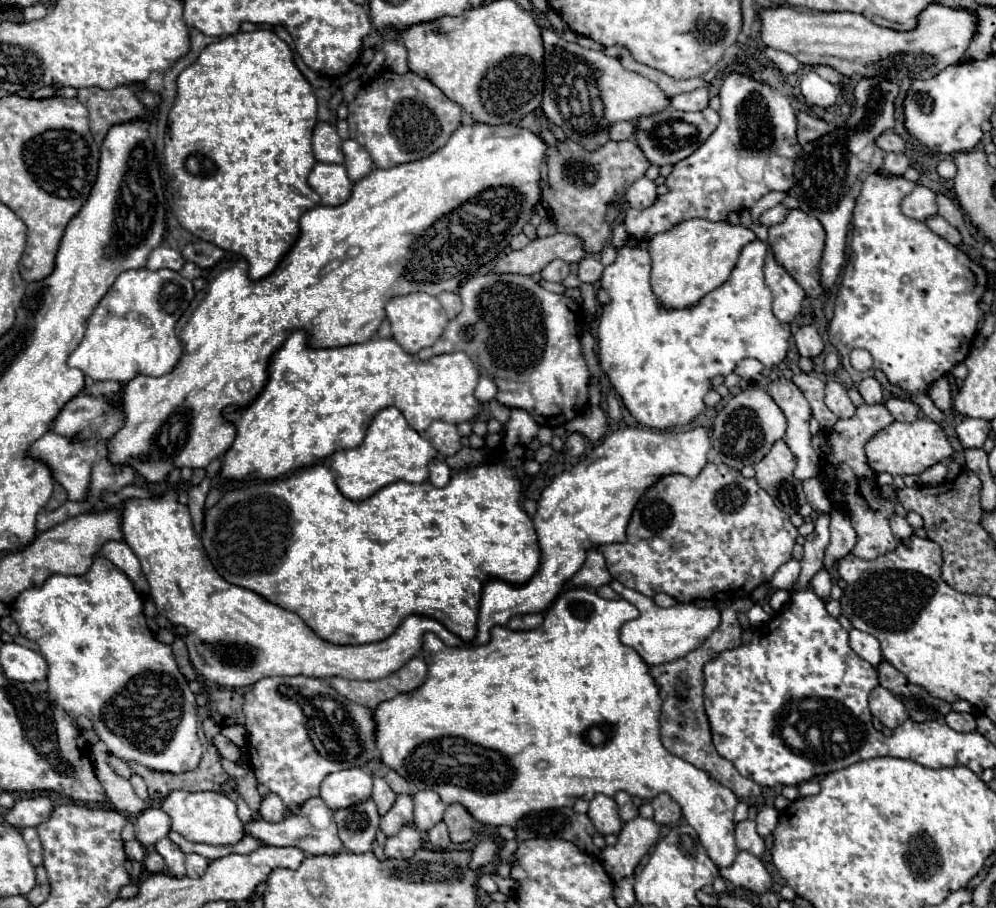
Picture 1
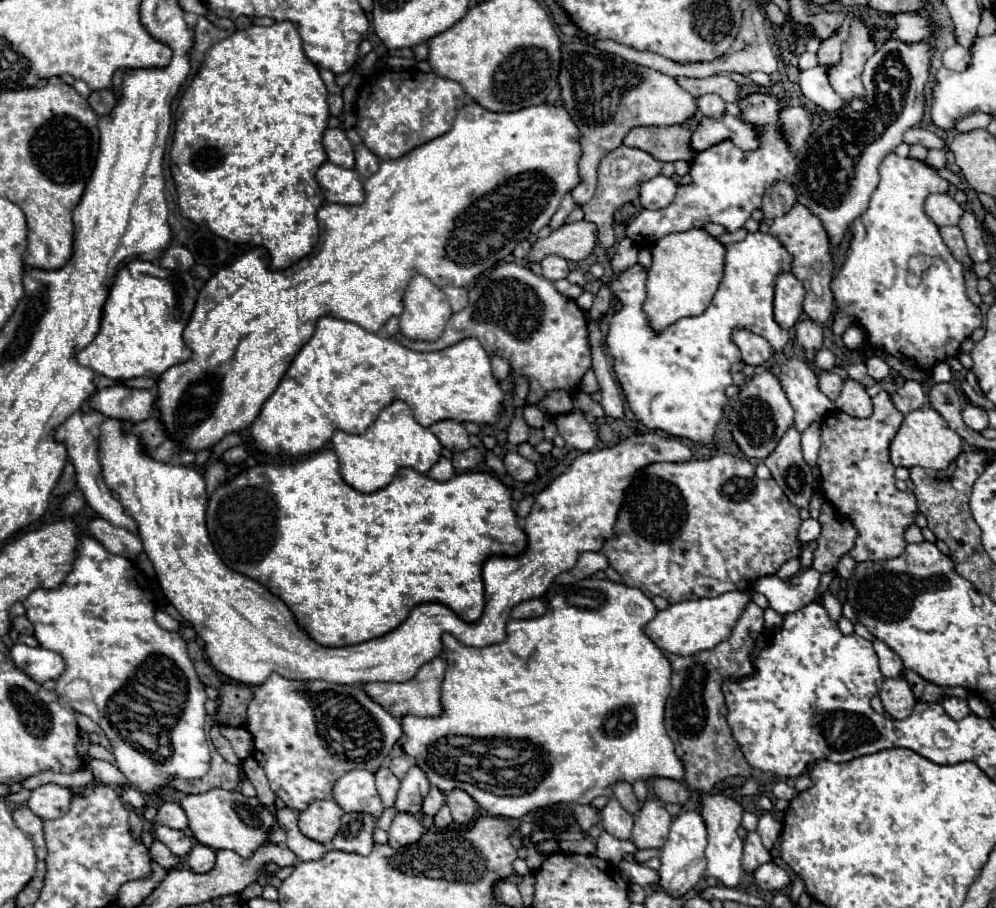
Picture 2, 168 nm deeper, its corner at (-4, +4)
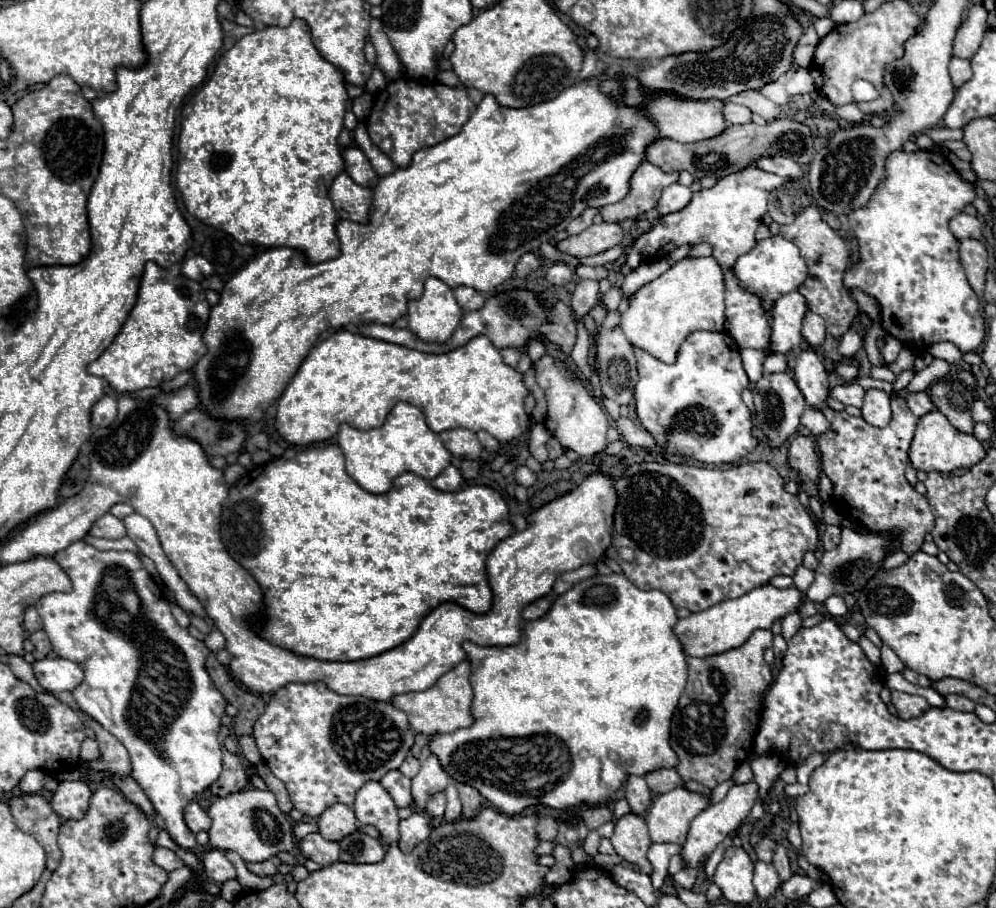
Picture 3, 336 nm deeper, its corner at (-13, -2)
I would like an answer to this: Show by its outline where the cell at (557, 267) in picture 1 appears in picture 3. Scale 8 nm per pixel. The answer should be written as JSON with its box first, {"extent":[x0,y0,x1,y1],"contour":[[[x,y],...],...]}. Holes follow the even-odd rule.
{"extent":[545,263,573,285],"contour":[[[553,263],[547,273],[545,273],[545,279],[551,283],[551,285],[567,285],[571,279],[573,279],[573,271],[563,265],[563,263]]]}

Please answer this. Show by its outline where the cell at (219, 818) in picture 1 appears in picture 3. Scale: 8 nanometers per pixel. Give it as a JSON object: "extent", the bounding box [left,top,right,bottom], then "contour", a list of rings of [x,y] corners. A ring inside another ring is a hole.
{"extent":[209,789,295,861],"contour":[[[243,789],[227,797],[219,797],[209,807],[209,815],[213,819],[213,825],[209,829],[211,845],[221,851],[231,849],[239,853],[243,861],[267,861],[273,855],[281,851],[291,851],[295,847],[291,819],[277,807],[277,799],[269,789]]]}

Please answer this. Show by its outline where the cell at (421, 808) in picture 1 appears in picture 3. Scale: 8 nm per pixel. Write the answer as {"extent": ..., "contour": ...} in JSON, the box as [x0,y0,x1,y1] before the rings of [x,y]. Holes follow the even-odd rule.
{"extent":[425,793,445,817],"contour":[[[435,793],[435,795],[429,799],[425,811],[427,811],[431,817],[443,817],[443,811],[445,811],[445,795],[443,795],[443,793]]]}

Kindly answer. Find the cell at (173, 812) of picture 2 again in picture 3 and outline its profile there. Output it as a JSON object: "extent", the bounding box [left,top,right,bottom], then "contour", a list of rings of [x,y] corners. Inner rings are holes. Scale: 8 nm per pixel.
{"extent":[185,803,211,833],"contour":[[[189,803],[185,809],[185,823],[193,833],[199,831],[209,831],[211,827],[211,817],[207,815],[207,811],[199,805],[199,803]]]}

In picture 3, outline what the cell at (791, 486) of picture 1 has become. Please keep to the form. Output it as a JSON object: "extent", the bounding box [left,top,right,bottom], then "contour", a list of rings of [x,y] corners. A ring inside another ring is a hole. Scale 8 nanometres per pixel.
{"extent":[789,435,819,495],"contour":[[[797,435],[789,447],[789,465],[799,469],[803,489],[807,495],[817,495],[817,477],[819,477],[819,453],[815,441],[807,435]]]}

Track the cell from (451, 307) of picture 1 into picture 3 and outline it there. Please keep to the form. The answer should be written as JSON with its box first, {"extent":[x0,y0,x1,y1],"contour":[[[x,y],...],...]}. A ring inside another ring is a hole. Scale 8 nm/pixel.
{"extent":[455,285,485,311],"contour":[[[465,285],[455,289],[455,299],[457,299],[457,303],[463,311],[481,309],[483,303],[485,303],[485,297],[477,289],[471,289],[471,287],[465,287]]]}

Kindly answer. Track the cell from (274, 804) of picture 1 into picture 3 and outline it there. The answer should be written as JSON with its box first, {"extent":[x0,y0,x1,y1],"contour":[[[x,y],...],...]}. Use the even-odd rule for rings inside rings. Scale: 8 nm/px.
{"extent":[299,833,339,867],"contour":[[[311,833],[307,835],[301,843],[299,843],[301,853],[307,859],[313,859],[315,863],[319,863],[321,867],[329,867],[339,859],[339,843],[335,841],[327,841],[323,839],[319,833]]]}

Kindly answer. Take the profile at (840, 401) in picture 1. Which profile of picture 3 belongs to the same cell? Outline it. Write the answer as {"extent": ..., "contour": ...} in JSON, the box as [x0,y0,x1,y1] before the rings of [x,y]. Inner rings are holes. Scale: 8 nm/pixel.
{"extent":[861,389,891,427],"contour":[[[869,389],[865,395],[865,403],[861,407],[861,415],[867,423],[875,427],[885,427],[891,421],[891,407],[889,407],[889,395],[877,389]]]}

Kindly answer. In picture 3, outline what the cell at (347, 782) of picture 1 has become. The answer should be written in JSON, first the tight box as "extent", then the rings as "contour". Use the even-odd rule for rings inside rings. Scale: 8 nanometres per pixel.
{"extent":[355,781,399,845],"contour":[[[369,781],[359,789],[355,799],[355,815],[363,825],[373,825],[385,837],[385,845],[399,841],[399,815],[391,795],[377,781]]]}

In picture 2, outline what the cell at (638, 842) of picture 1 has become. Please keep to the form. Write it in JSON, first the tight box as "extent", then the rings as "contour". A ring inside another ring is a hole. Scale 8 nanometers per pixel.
{"extent":[632,799,670,849],"contour":[[[658,799],[646,801],[644,807],[634,817],[634,829],[632,829],[632,843],[638,849],[660,849],[666,843],[668,829],[670,829],[670,815],[664,809],[664,803]]]}

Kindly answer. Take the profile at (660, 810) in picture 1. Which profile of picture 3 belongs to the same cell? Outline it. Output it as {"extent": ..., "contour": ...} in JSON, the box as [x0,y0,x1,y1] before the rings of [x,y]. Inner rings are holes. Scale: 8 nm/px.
{"extent":[645,767,683,795],"contour":[[[669,767],[669,769],[657,769],[645,775],[645,781],[649,785],[649,789],[657,795],[673,791],[675,787],[683,787],[683,779],[679,779],[677,769]]]}

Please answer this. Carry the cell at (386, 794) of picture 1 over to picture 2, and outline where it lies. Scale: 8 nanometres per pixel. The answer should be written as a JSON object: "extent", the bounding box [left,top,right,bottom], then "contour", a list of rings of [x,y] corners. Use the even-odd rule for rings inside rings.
{"extent":[376,767,400,807],"contour":[[[382,767],[376,771],[376,789],[380,793],[382,805],[392,807],[396,801],[396,793],[400,789],[400,781],[398,781],[398,777],[394,777],[394,773],[390,769]]]}

